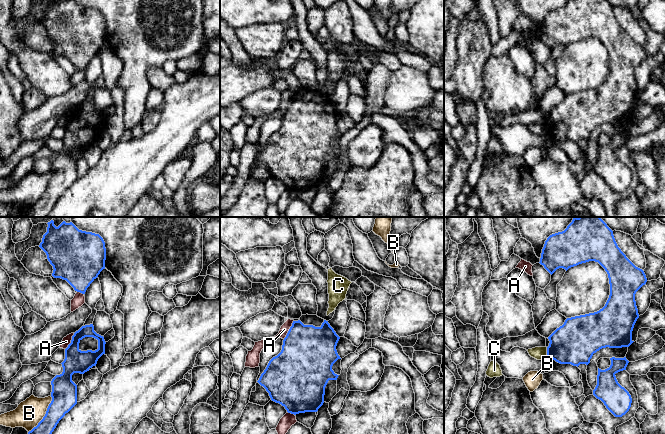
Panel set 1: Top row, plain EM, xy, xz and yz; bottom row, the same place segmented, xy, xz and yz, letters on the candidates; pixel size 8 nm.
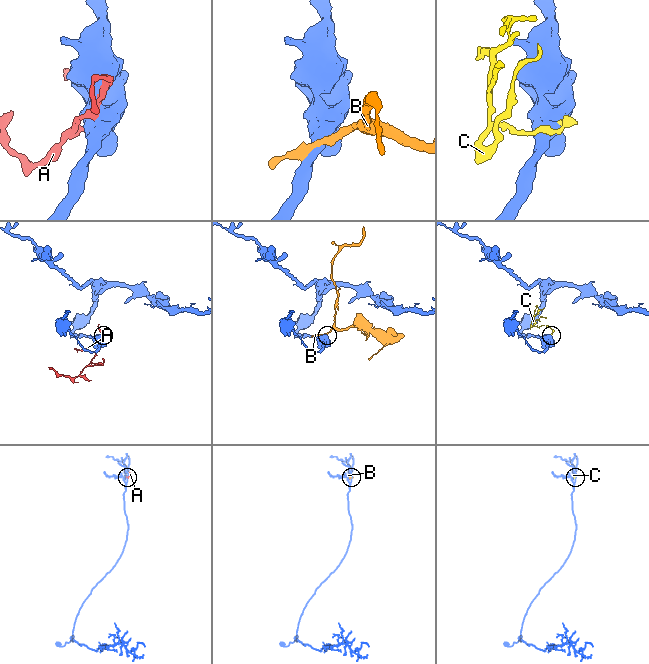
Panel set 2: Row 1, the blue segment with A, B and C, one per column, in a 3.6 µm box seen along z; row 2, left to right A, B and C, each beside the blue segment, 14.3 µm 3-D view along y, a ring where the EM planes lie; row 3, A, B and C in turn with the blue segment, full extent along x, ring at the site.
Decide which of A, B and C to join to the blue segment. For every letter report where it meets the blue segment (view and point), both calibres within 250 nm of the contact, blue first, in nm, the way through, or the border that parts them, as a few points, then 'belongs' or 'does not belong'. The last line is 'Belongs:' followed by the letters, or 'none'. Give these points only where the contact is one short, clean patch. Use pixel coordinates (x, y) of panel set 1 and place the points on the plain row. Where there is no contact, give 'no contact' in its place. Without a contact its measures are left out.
A: meets blue in xz at (289, 105); 440 nm thick on the blue side, 70 nm on the other; does not belong
B: meets blue in xy at (45, 191); 200 nm thick on the blue side, 220 nm on the other; does not belong
C: meets blue in yz at (547, 128); 340 nm thick on the blue side, 110 nm on the other; border along yz (546, 123), (547, 132); does not belong
Belongs: none

